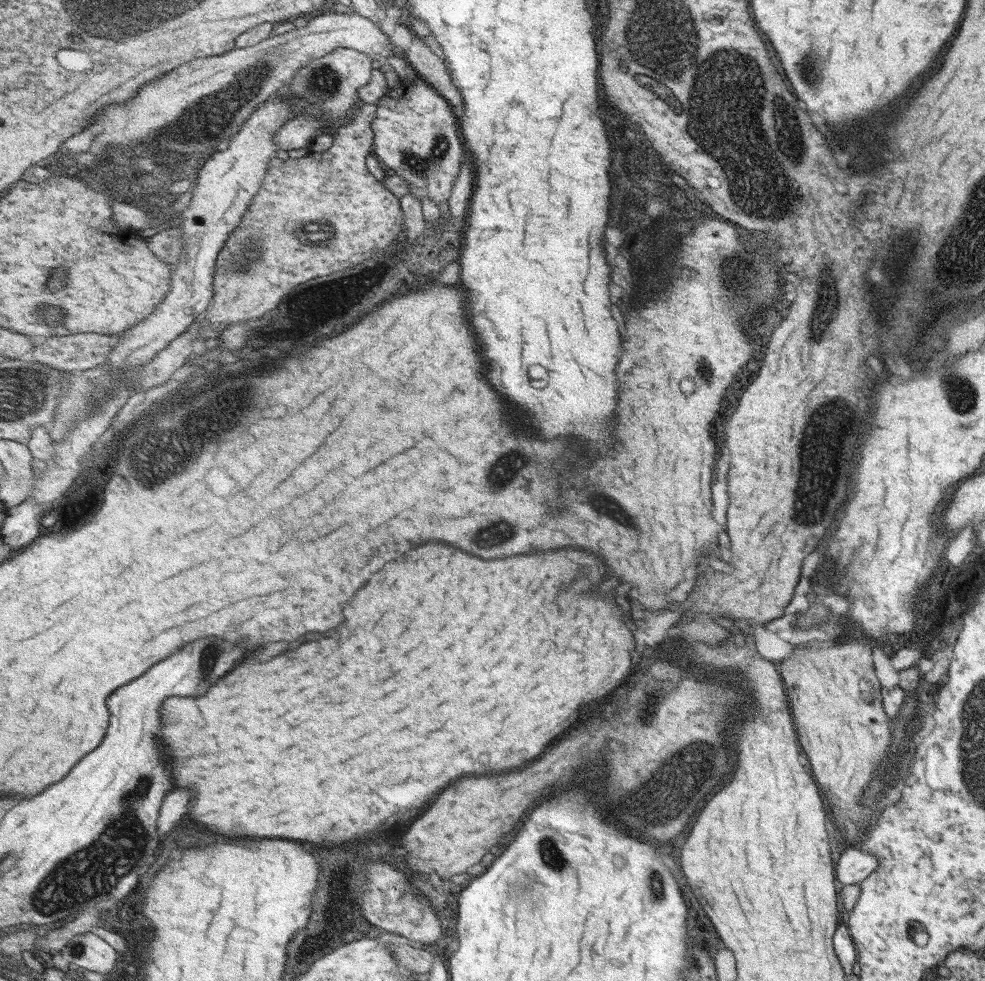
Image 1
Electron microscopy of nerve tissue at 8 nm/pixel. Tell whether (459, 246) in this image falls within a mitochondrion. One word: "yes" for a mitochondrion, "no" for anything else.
no

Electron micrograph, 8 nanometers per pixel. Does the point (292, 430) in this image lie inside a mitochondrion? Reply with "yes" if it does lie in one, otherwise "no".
no

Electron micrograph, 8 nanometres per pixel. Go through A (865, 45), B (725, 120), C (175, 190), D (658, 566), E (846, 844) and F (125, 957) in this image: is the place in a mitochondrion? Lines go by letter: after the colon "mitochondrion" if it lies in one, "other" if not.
A: other
B: mitochondrion
C: other
D: other
E: other
F: other

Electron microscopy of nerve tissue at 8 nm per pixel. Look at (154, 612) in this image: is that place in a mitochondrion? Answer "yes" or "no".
no

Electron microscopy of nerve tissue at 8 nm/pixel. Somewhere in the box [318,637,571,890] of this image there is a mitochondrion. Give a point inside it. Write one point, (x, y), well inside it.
(549, 852)

